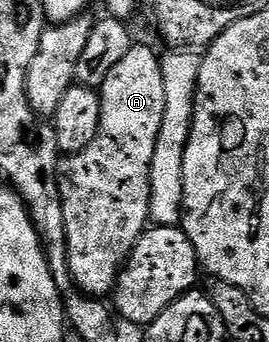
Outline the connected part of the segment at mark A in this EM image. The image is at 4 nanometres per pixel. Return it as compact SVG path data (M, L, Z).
M132 44L127 55L114 66L113 72L109 72L109 76L103 82L103 85L98 87L99 99L101 100L101 124L97 128L97 137L93 140L93 144L89 144L89 148L85 148L76 154L60 157L59 191L65 208L65 232L69 244L69 268L76 287L85 294L107 296L114 291L115 281L119 279L119 273L123 270L124 264L127 263L127 258L133 252L133 248L140 236L143 235L144 230L148 229L151 216L149 212L149 196L151 195L149 168L153 164L153 148L157 148L157 132L161 132L161 120L165 117L165 80L161 76L162 67L163 64L158 53L155 55L147 46Z

